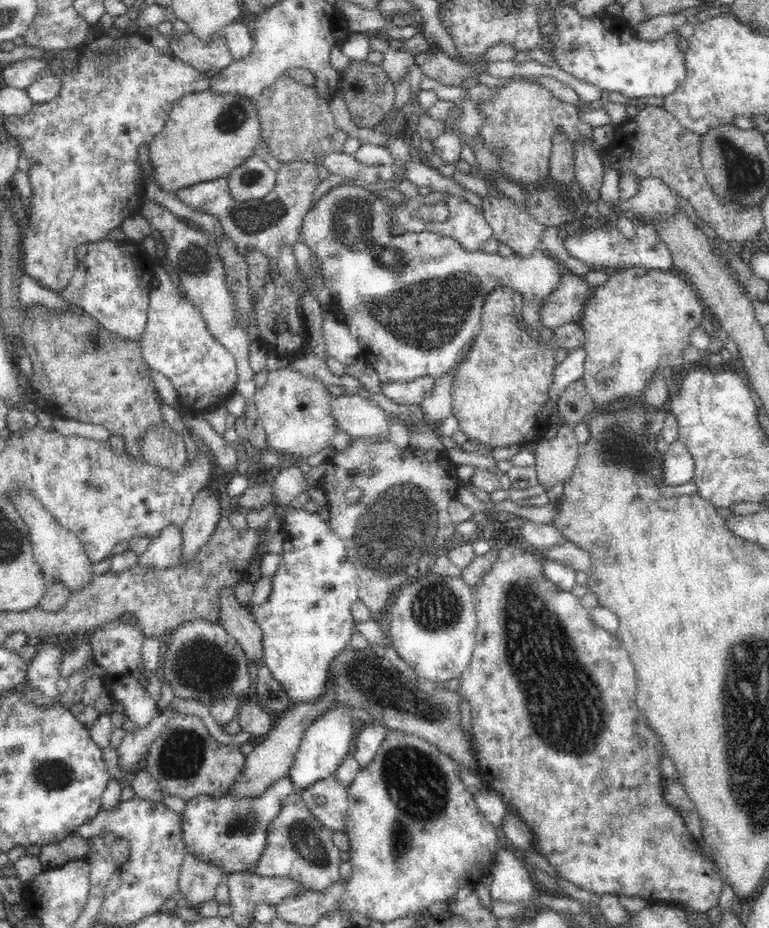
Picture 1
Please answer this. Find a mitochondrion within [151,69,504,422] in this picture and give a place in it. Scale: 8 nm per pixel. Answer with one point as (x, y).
(424, 316)

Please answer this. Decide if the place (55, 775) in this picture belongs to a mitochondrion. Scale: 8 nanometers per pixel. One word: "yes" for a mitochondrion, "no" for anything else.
yes

